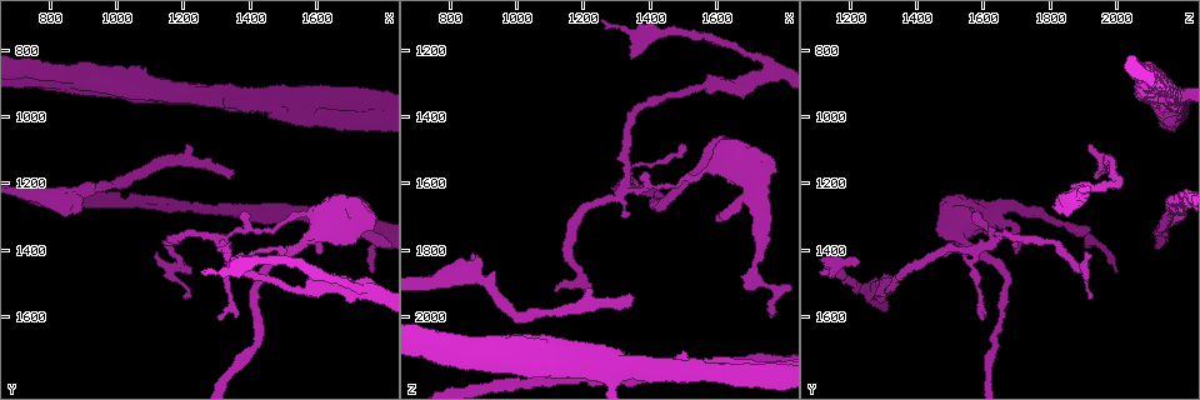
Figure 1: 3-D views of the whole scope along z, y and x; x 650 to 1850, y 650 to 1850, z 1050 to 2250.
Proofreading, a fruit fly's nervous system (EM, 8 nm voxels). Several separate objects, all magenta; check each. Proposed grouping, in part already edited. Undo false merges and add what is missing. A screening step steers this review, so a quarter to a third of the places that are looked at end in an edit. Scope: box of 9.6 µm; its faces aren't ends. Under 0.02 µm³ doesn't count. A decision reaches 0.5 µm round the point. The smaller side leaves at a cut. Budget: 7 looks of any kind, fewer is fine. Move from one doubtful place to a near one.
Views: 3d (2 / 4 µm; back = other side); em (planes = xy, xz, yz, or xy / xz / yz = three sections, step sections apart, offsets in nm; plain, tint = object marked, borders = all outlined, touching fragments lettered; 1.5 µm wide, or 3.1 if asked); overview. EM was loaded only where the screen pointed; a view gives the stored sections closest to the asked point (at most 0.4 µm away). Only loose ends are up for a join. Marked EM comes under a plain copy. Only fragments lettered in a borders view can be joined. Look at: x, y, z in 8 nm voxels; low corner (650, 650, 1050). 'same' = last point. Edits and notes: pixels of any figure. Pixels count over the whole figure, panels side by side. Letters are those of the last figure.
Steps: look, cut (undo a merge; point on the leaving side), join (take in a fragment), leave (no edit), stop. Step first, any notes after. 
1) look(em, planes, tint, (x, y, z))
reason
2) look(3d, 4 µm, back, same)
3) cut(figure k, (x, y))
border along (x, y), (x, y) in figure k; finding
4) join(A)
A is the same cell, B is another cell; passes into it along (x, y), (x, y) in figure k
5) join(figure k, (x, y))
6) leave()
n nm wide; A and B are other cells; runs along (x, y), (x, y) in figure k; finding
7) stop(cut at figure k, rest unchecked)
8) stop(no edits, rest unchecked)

look(em, planes, borders, (1330, 1190, 1940))
branch stops here

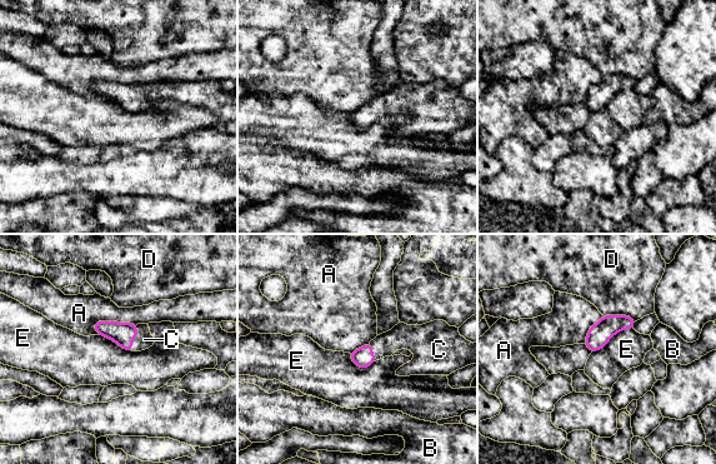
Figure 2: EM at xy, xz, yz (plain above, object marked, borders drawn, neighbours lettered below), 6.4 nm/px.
join(C)
C is the same cell, A, B, D and E are other cells; passes into it along (121, 333), (134, 337), (144, 339) in figure 2; it goes on there

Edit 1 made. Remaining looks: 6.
look(overview)

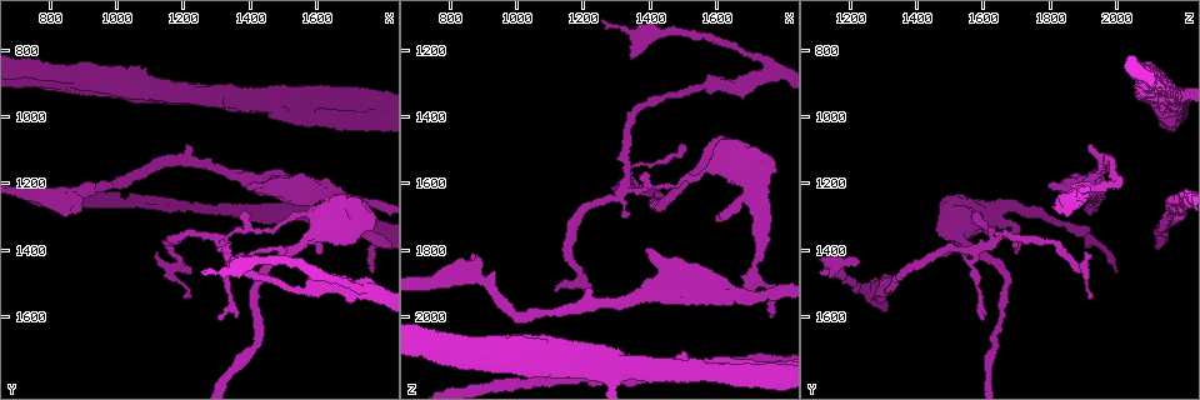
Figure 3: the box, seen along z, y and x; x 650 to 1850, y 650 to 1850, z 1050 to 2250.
look(em, xz, step 4, tint, (870, 1240, 1870))
thick turns thin

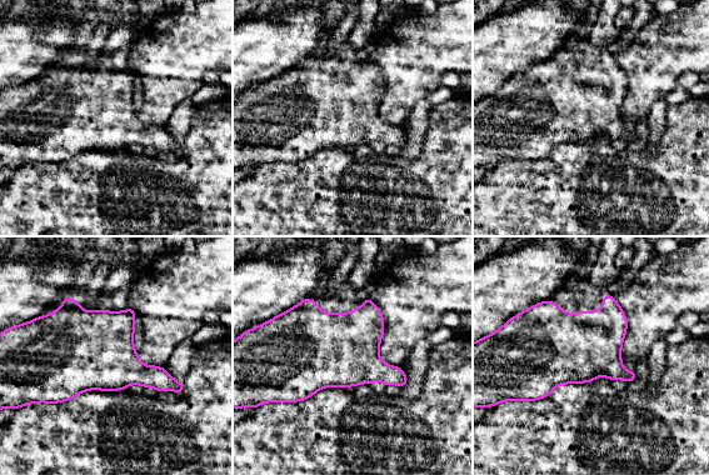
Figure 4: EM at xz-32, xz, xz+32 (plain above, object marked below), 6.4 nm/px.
look(em, planes, borders, same)

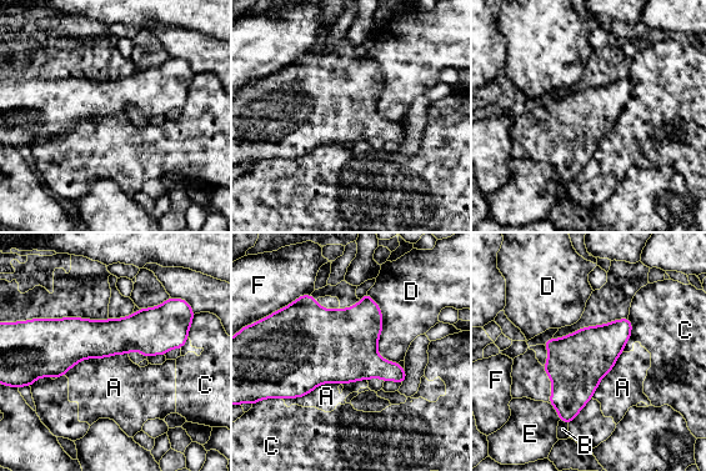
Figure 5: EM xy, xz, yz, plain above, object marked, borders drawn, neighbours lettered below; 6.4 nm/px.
leave()
A, B, C, D, E and F are other cells; runs along (180, 339), (41, 345) in figure 5; continuous, no second neuron

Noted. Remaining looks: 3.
look(3d, 4 µm, (1240, 930, 2140))
three-way junction

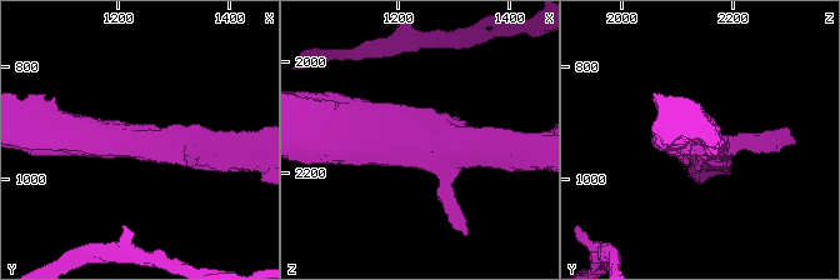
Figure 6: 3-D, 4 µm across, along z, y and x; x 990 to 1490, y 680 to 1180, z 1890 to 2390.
look(em, xy, step 4, tint, (1245, 930, 2135))

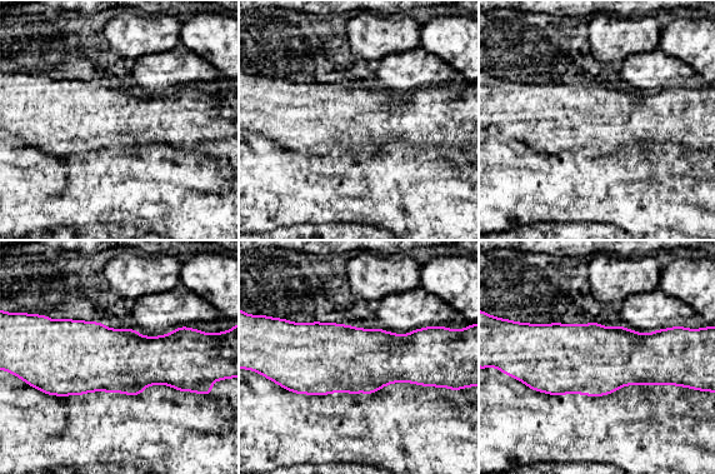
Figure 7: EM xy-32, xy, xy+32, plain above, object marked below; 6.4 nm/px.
look(em, planes, borders, same)

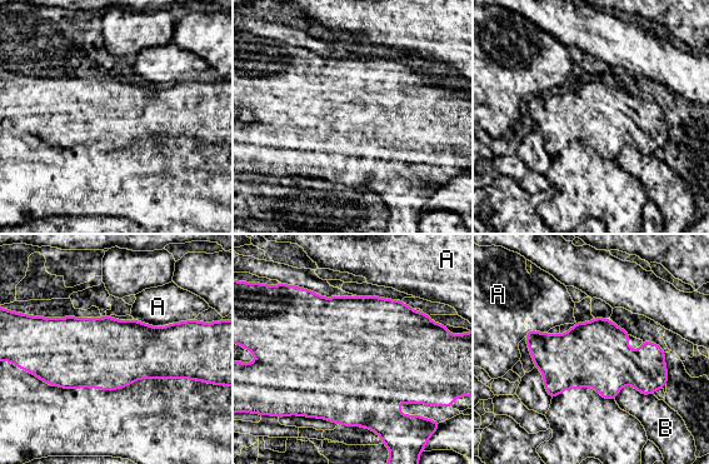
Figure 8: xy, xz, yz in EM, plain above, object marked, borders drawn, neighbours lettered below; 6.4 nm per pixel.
leave()
A and B are other cells; 3 arms; border along (134, 318), (154, 327), (193, 320) in figure 8; one neuron here

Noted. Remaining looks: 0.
stop(join at figure 2, rest unchecked)

